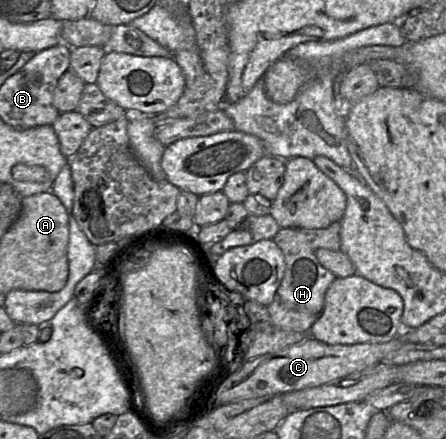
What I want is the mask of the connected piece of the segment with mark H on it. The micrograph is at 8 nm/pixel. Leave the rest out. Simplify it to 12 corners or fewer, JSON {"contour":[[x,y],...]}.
{"contour":[[341,223],[280,228],[285,273],[273,324],[309,333],[337,278],[316,250],[339,251]]}

